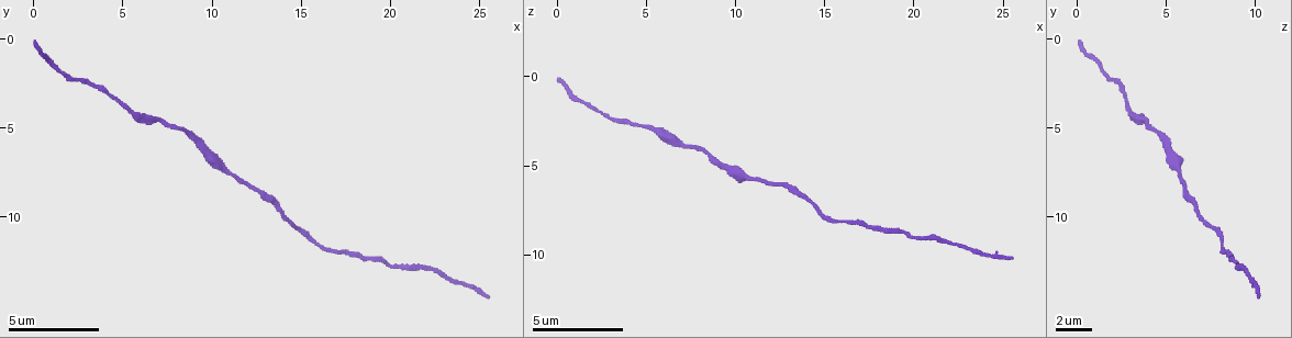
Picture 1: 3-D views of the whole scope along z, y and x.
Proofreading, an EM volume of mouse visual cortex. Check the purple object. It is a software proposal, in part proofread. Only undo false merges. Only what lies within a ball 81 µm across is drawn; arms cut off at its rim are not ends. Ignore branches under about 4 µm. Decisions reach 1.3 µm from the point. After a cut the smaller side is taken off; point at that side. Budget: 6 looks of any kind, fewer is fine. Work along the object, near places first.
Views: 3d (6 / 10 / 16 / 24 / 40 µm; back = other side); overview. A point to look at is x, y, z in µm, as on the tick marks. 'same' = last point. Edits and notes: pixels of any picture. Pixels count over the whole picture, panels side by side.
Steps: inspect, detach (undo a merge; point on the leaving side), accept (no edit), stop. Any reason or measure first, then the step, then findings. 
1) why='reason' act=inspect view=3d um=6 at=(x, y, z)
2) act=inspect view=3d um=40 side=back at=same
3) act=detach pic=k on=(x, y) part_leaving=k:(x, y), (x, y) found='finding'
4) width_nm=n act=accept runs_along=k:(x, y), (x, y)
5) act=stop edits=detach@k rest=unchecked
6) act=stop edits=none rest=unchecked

why='sudden change in width' act=inspect view=3d um=10 at=(5.6, 4.1, 2.9)

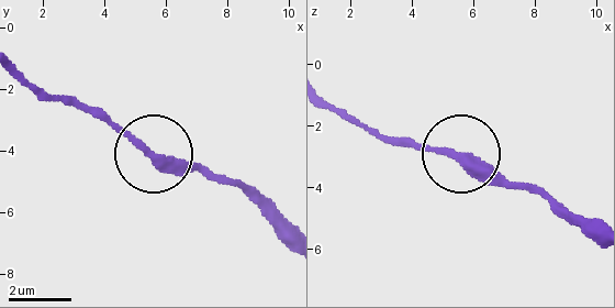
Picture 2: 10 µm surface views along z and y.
act=accept found='all the same neuron'

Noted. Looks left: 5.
why='thick turns thin' act=inspect view=3d um=16 at=(9.3, 5.8, 5.0)

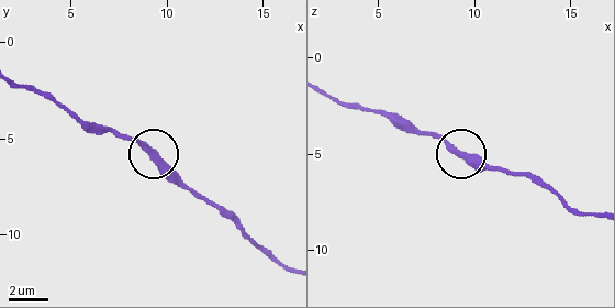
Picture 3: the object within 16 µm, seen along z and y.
act=inspect view=3d um=16 side=back at=(9.3, 5.9, 5.0)

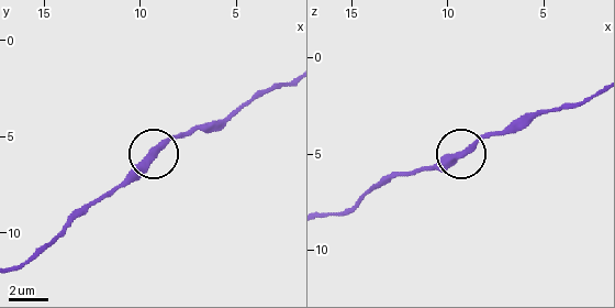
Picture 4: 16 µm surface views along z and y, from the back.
act=accept runs_along=4:(412, 174), (445, 169), (493, 133) found='all the same neuron'

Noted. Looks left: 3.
act=inspect view=3d um=10 at=(19.8, 12.6, 8.8)

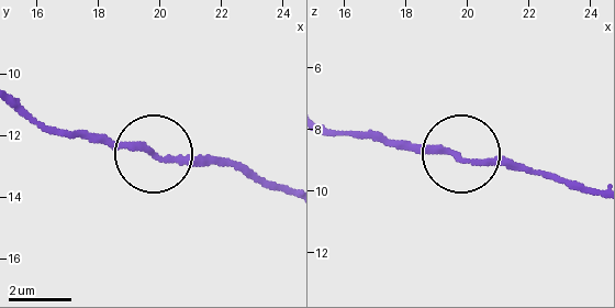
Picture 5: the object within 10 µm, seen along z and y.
act=inspect view=3d um=10 side=back at=(19.8, 12.5, 8.8)

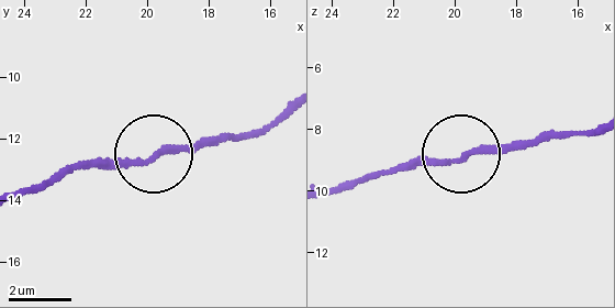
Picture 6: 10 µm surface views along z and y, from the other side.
act=accept runs_along=6:(286, 107), (255, 130), (215, 143), (84, 166) found='all the same neuron'

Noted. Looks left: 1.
act=stop edits=none rest=unchecked

